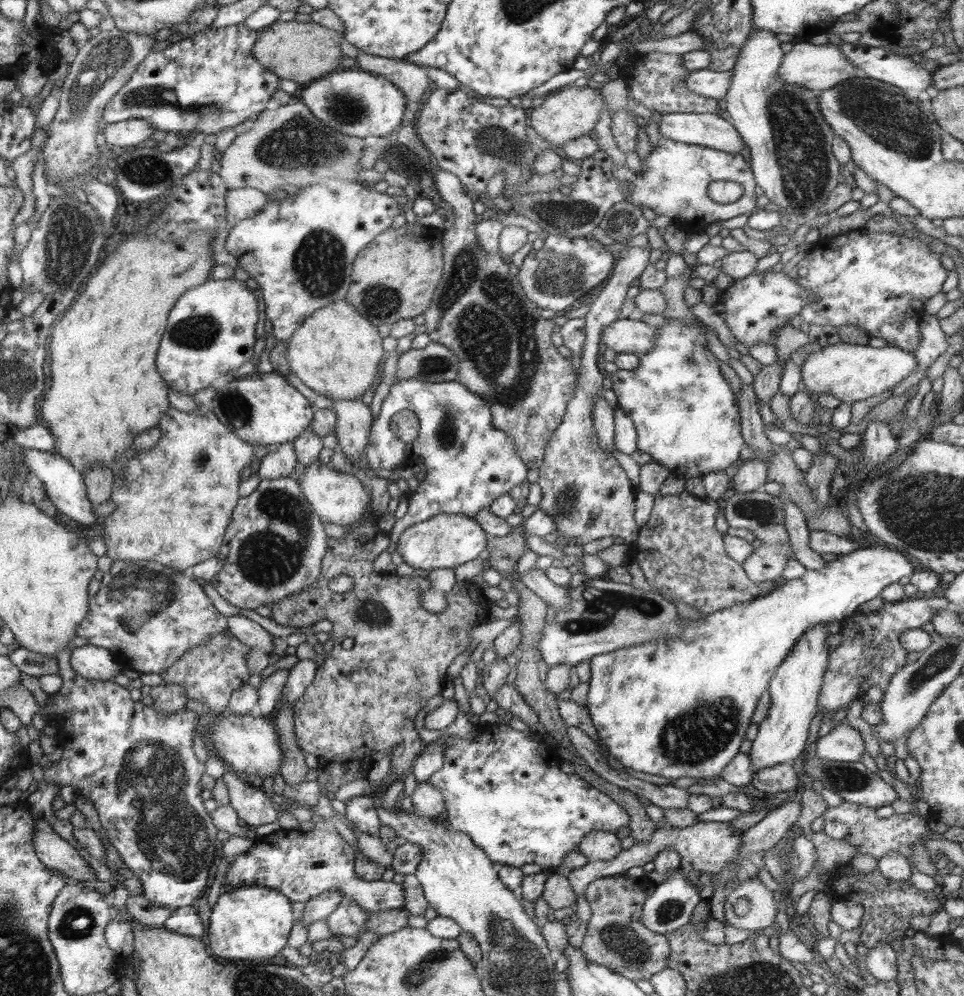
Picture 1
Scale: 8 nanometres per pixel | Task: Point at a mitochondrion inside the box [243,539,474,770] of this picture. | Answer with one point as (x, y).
(370, 612)

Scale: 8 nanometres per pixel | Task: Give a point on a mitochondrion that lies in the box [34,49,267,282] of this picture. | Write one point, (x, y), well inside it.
(159, 95)

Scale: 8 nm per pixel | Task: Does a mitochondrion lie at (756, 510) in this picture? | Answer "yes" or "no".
yes

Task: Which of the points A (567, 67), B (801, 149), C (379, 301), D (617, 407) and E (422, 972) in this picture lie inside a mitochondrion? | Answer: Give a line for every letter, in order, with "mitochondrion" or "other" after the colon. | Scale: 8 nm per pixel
A: other
B: mitochondrion
C: mitochondrion
D: other
E: mitochondrion

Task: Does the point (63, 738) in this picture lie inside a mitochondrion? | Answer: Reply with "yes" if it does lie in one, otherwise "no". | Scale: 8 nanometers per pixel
no

